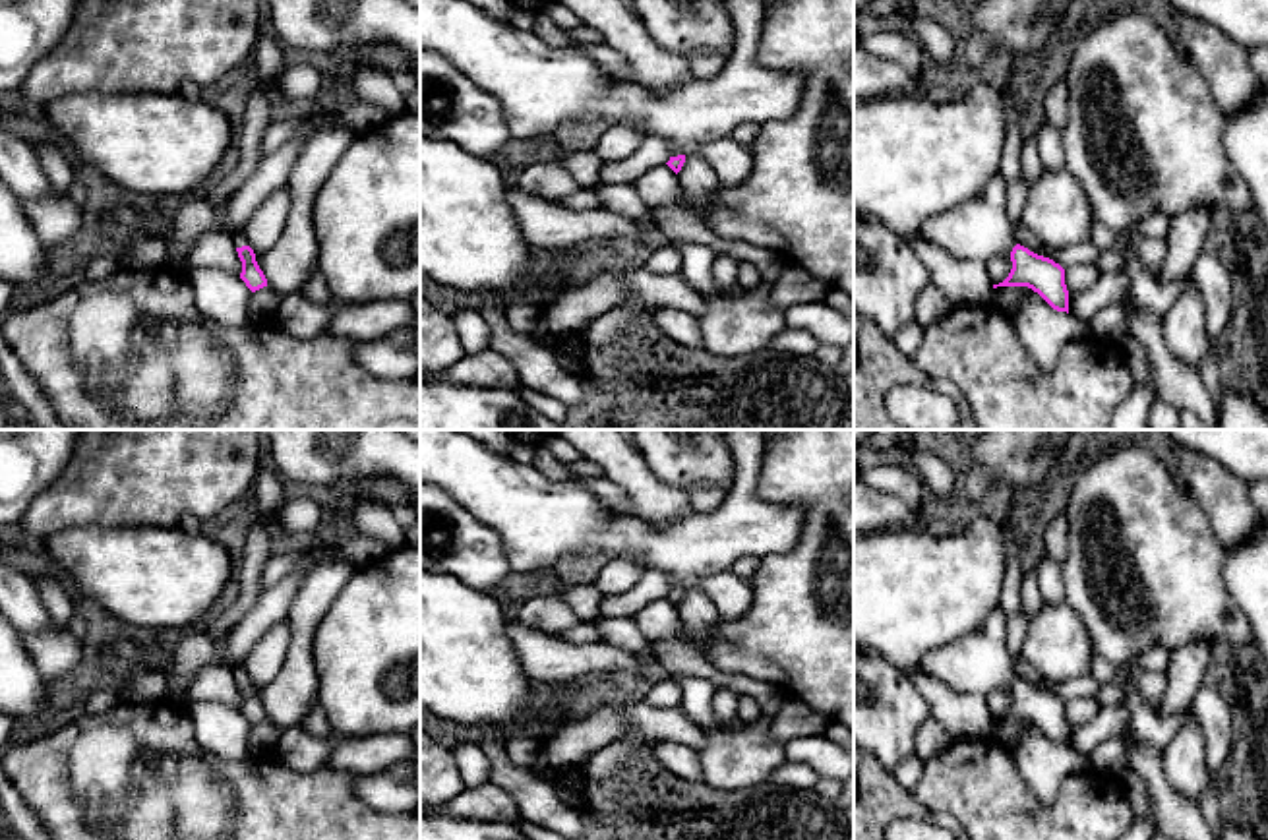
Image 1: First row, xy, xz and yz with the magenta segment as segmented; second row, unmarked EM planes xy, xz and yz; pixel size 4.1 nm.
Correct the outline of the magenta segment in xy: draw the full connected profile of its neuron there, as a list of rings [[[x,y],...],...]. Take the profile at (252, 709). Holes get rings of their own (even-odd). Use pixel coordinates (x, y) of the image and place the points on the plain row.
[[[240,662],[234,668],[234,679],[238,685],[238,691],[242,695],[242,706],[240,712],[246,716],[246,720],[256,726],[263,720],[267,720],[267,712],[263,708],[263,705],[259,703],[257,695],[256,695],[256,687],[254,683],[248,679],[244,664]]]

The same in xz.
[[[420,430],[420,484],[436,486],[492,526],[507,548],[513,571],[556,569],[563,557],[606,557],[641,561],[647,569],[670,575],[666,596],[676,608],[689,579],[730,571],[745,555],[767,557],[792,552],[803,532],[803,507],[765,501],[757,495],[763,466],[763,430],[728,430],[736,461],[734,484],[714,511],[693,507],[670,526],[654,526],[637,511],[616,515],[585,484],[552,480],[532,465],[498,455],[461,430]]]

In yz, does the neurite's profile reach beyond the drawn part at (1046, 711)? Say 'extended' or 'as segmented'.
extended

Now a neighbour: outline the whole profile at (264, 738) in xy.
[[[273,720],[252,726],[250,749],[256,757],[277,757],[281,728]]]

